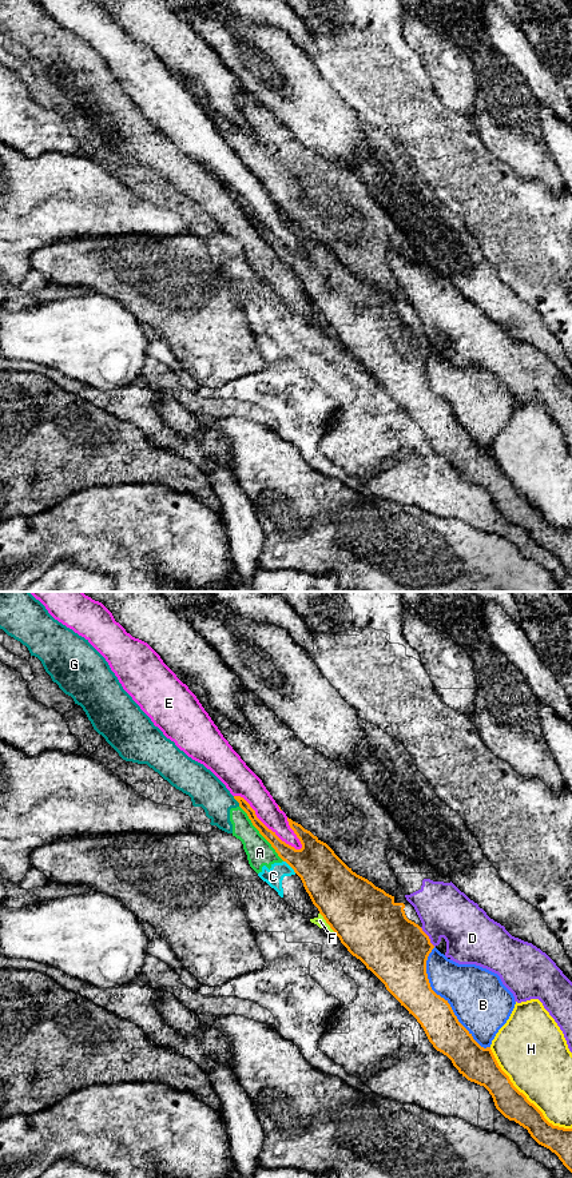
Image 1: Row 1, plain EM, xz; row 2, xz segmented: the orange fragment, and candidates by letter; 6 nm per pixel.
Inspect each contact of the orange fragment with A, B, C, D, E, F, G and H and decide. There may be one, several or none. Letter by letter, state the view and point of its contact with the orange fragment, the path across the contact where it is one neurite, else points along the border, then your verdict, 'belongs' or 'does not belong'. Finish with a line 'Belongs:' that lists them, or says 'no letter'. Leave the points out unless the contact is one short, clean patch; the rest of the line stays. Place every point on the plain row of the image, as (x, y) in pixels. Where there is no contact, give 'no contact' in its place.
A: xz (259, 234) | along xz (239, 207), (251, 226), (283, 262) | does not belong
B: xz (445, 402) | does not belong
C: xz (290, 267) | along xz (283, 262), (296, 274) | does not belong
D: xz (428, 338) | does not belong
E: xz (265, 227) | does not belong
F: xz (328, 325) | does not belong
G: xz (237, 202) | does not belong
H: xz (524, 497) | does not belong
Belongs: no letter

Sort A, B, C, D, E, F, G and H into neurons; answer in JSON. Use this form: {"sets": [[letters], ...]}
{"sets": [["A", "C", "F", "G"], ["B"], ["D"], ["E"], ["H"]]}

